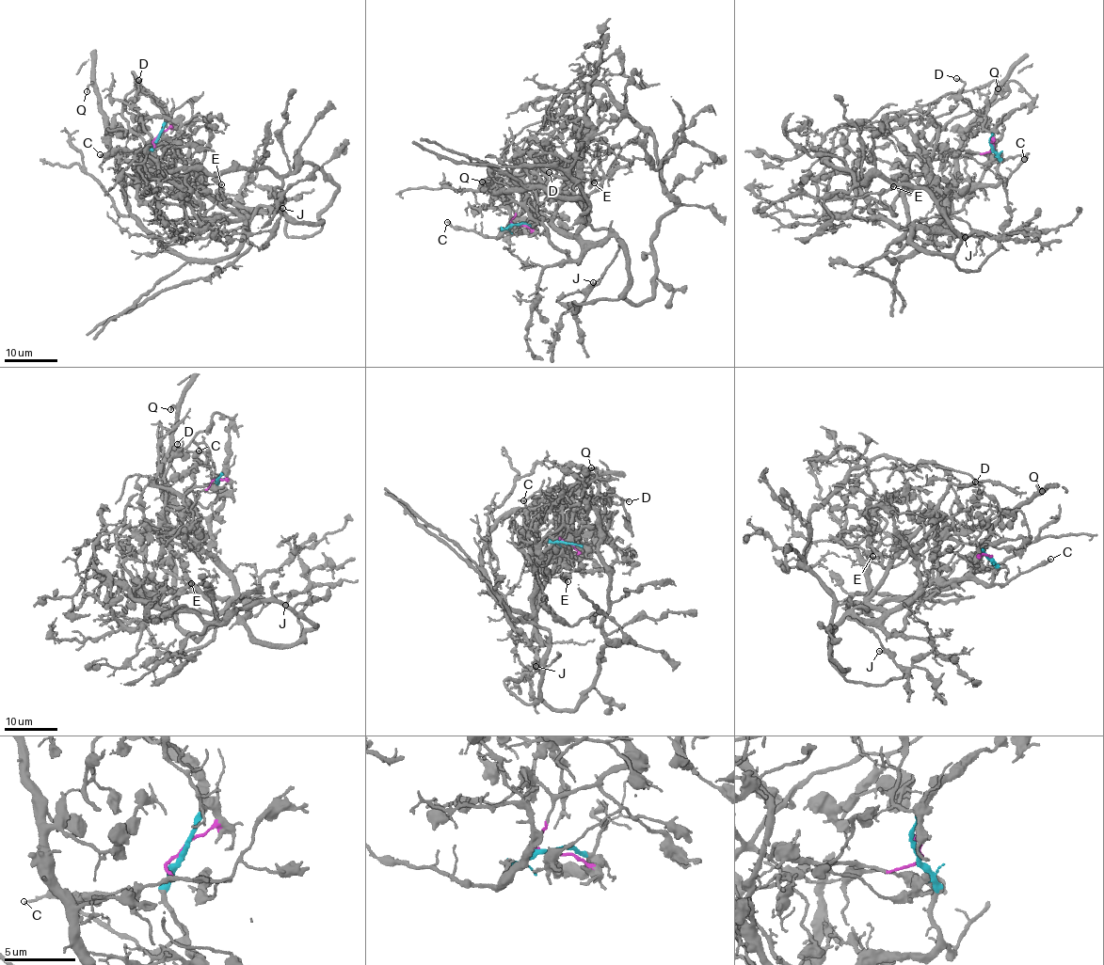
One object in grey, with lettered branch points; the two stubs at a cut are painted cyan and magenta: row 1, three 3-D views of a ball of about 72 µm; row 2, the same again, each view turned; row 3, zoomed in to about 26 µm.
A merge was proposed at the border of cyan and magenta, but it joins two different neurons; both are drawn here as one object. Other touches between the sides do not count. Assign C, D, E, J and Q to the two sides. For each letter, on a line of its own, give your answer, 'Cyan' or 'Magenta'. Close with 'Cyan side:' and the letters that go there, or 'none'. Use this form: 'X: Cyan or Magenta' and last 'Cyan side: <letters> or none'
C: Cyan
D: Magenta
E: Magenta
J: Cyan
Q: Magenta
Cyan side: C, J

